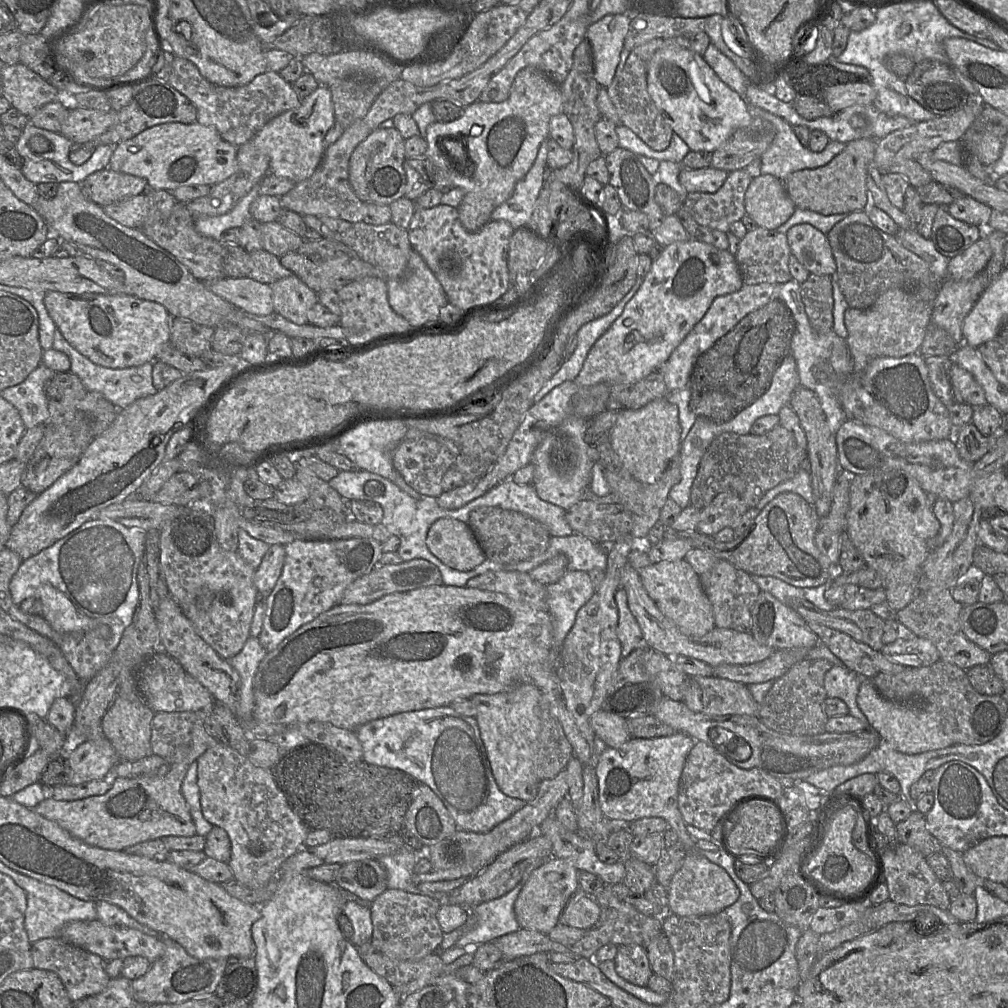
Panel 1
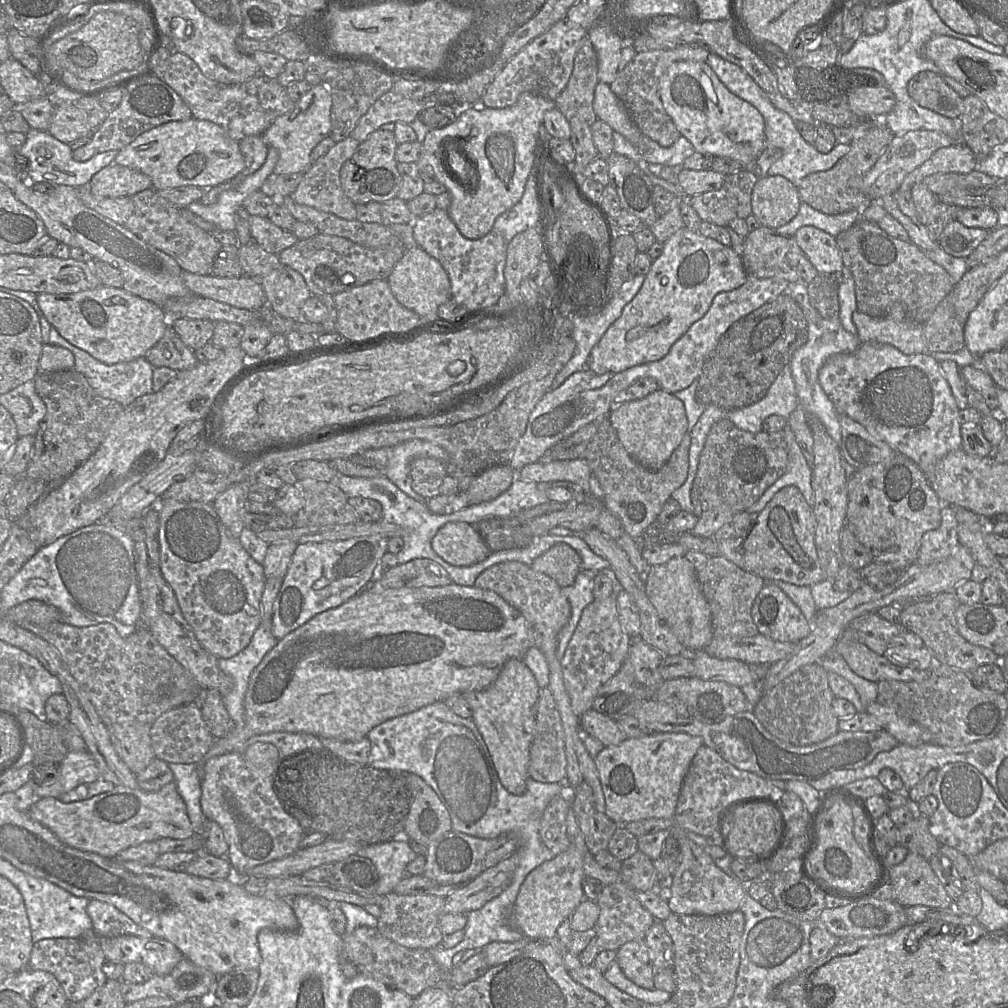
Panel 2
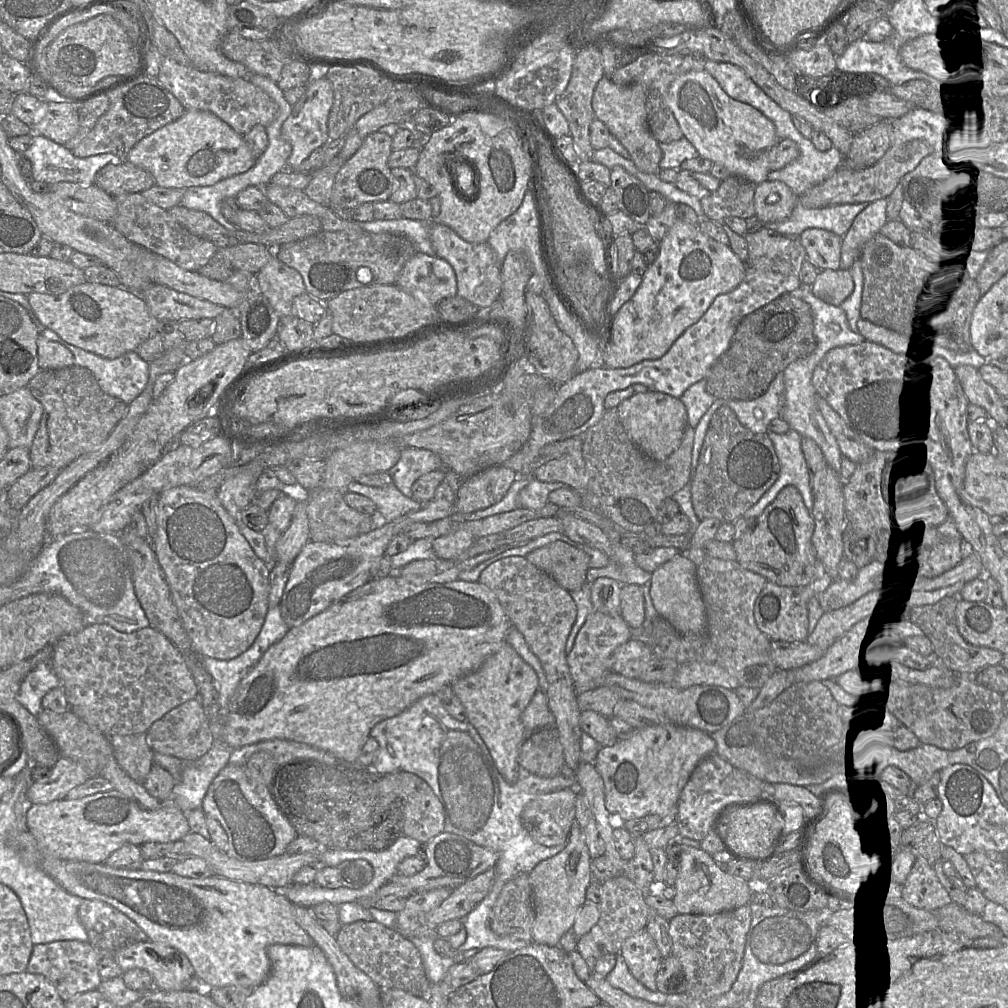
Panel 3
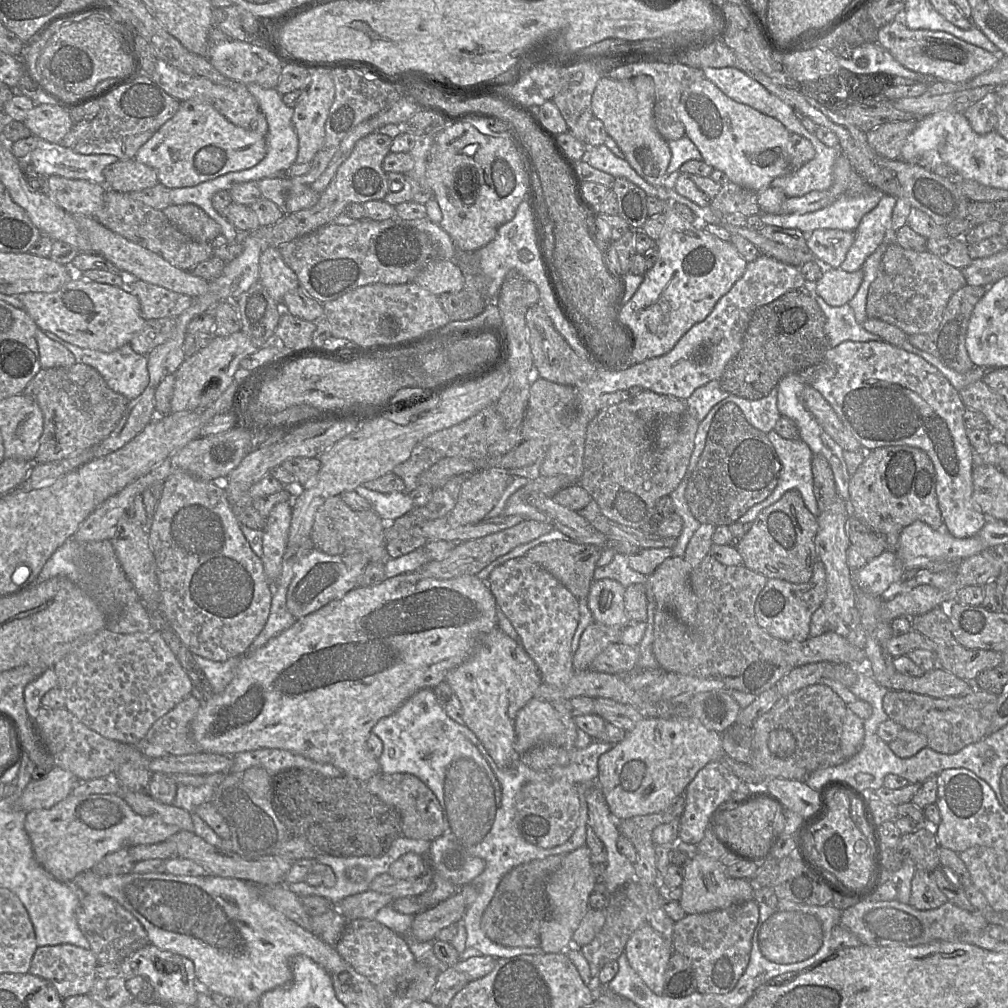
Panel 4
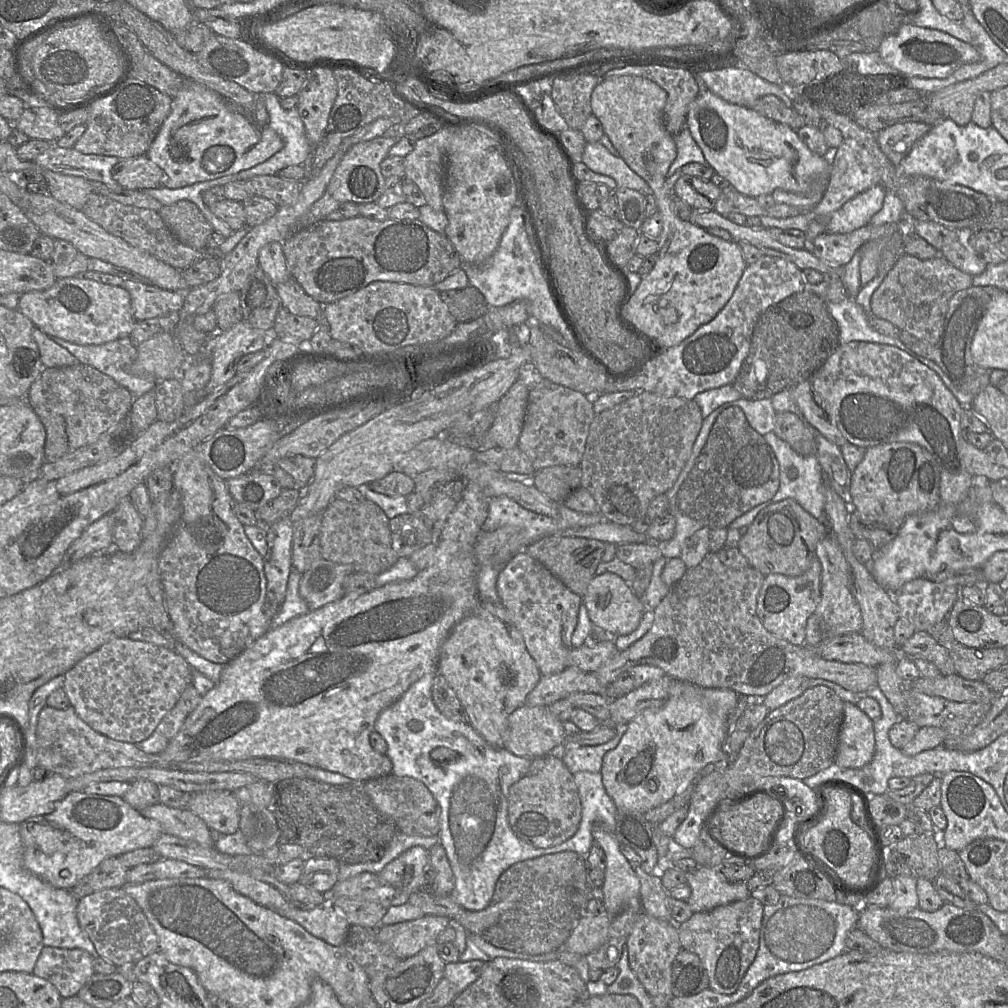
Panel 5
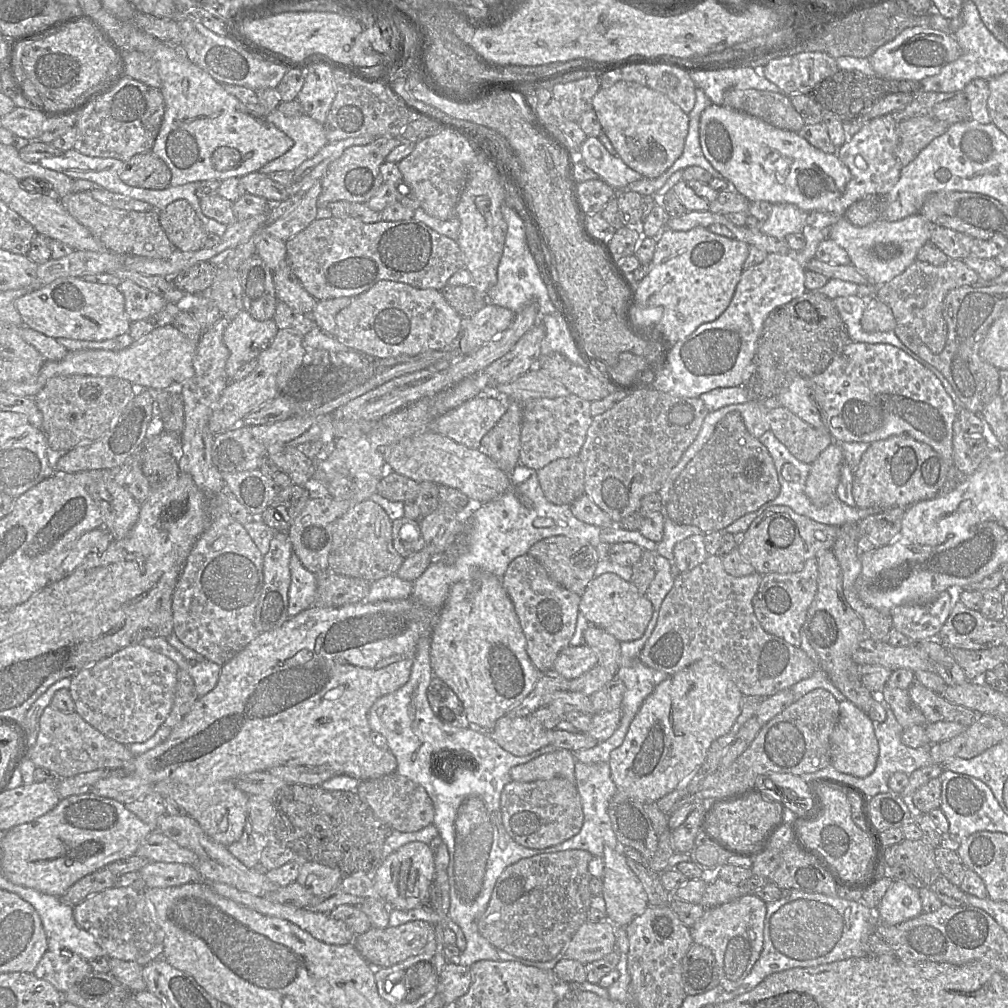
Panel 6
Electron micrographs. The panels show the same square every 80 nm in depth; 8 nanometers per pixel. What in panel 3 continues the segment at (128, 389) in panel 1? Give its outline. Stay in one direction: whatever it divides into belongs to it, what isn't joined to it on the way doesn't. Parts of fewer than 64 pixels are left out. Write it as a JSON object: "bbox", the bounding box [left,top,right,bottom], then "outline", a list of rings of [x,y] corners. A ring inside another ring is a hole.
{"bbox":[42,329,149,405],"outline":[[[44,329],[42,334],[46,339],[58,342],[68,348],[75,358],[74,366],[84,367],[90,370],[103,392],[122,400],[127,405],[138,397],[146,388],[149,379],[149,363],[144,361],[135,351],[126,352],[115,359],[107,359],[71,345],[51,329]]]}

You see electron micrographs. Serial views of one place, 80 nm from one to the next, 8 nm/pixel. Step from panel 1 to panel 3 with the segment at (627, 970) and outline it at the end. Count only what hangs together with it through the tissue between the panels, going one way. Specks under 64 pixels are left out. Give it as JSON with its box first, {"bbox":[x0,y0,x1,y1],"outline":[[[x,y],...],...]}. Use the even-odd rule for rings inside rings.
{"bbox":[622,929,663,991],"outline":[[[646,929],[637,932],[622,945],[623,956],[631,974],[650,991],[657,991],[656,973],[663,960],[656,942]]]}

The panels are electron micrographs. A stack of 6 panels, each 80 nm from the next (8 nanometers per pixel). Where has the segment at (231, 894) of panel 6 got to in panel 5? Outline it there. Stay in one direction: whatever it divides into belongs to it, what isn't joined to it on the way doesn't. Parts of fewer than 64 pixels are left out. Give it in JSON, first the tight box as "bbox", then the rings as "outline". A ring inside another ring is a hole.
{"bbox":[279,903,351,947],"outline":[[[332,903],[312,909],[290,907],[279,914],[297,922],[313,936],[336,947],[344,944],[351,926]]]}

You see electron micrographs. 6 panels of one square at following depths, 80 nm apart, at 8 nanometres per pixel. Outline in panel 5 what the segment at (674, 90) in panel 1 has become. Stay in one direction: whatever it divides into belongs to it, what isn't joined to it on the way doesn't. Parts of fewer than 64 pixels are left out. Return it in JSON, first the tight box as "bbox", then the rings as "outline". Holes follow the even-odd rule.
{"bbox":[686,89,830,198],"outline":[[[709,89],[699,94],[690,104],[686,126],[708,164],[743,195],[757,198],[760,195],[772,194],[776,189],[805,193],[822,173],[829,173],[830,177],[829,157],[826,159],[813,153],[799,138],[797,131],[785,124],[768,119],[748,107],[729,103]]]}

